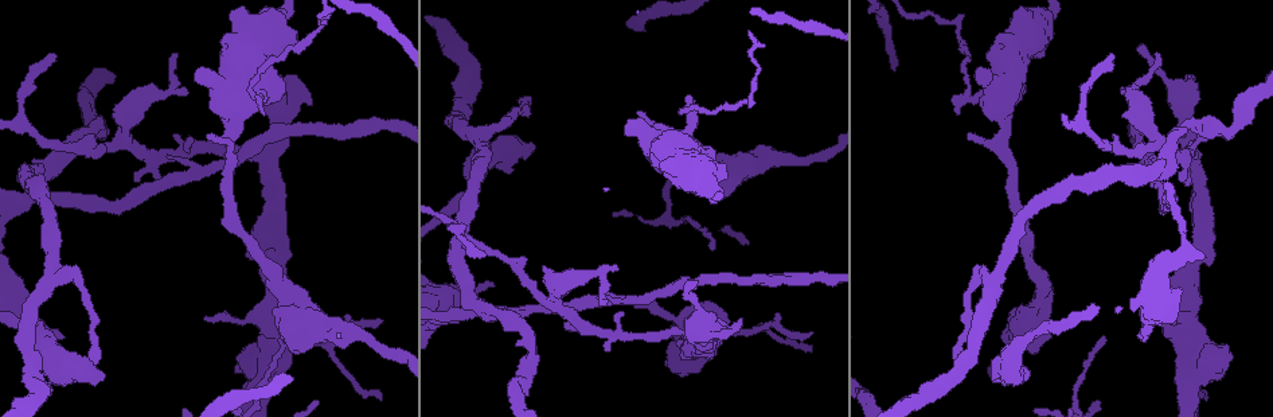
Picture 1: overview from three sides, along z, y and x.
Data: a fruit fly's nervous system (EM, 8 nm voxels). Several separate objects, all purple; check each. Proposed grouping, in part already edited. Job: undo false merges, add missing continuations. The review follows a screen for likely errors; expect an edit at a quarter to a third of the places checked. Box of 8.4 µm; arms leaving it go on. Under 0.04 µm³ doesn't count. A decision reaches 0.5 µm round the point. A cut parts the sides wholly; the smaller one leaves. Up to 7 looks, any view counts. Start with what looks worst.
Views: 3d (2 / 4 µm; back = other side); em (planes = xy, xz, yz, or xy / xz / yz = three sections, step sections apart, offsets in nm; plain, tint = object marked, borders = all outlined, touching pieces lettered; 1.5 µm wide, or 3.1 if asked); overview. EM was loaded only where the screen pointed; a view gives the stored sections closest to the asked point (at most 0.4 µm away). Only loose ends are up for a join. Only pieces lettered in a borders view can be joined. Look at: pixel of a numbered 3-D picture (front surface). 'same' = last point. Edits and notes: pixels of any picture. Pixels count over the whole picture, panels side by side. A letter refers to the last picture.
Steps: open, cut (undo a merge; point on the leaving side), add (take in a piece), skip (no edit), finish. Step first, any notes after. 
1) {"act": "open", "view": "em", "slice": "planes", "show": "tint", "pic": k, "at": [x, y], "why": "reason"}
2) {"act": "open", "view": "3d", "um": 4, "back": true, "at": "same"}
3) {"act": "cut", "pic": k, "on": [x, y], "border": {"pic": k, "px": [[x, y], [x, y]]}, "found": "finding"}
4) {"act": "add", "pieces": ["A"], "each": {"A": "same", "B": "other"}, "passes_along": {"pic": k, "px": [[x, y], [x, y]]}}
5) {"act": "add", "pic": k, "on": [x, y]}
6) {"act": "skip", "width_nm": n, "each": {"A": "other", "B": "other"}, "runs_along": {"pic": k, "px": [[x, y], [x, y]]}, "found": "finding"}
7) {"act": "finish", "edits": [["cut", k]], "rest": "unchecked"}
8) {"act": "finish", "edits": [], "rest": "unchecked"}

{"act": "open", "view": "em", "slice": "xz", "step": 8, "show": "borders", "pic": 1, "at": [302, 352], "why": "thick end"}

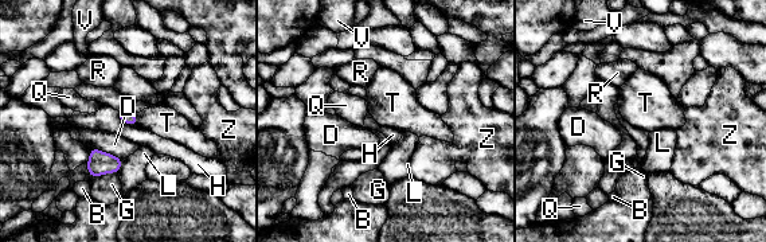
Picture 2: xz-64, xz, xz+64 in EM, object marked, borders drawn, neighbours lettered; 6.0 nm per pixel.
{"act": "open", "view": "em", "slice": "yz", "step": 8, "show": "borders", "at": "same"}

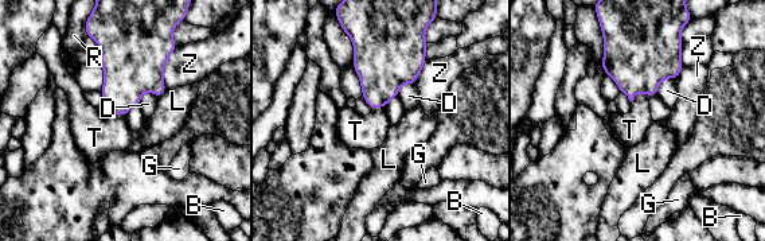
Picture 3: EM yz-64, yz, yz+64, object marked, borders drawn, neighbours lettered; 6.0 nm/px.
{"act": "skip", "each": {"B": "other", "D": "other", "G": "other", "L": "other", "R": "other", "T": "other", "Z": "other"}, "border": {"pic": 3, "px": [[650, 97], [639, 92], [631, 101]]}, "found": "none of them fits"}

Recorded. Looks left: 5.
{"act": "open", "view": "3d", "um": 4, "pic": 1, "at": [46, 283], "why": "arms part here"}

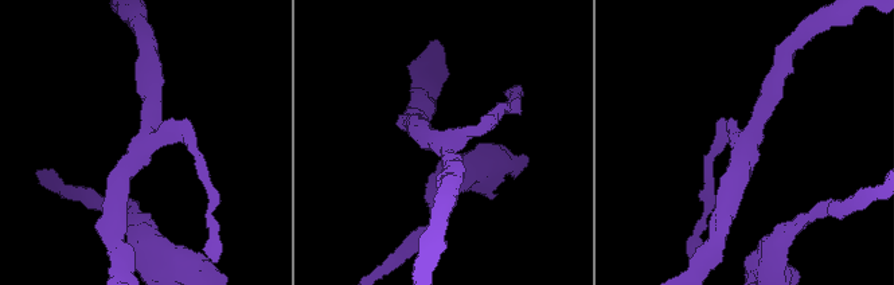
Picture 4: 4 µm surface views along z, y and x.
{"act": "open", "view": "em", "slice": "planes", "show": "borders", "pic": 4, "at": [148, 144], "why": "need the tissue"}

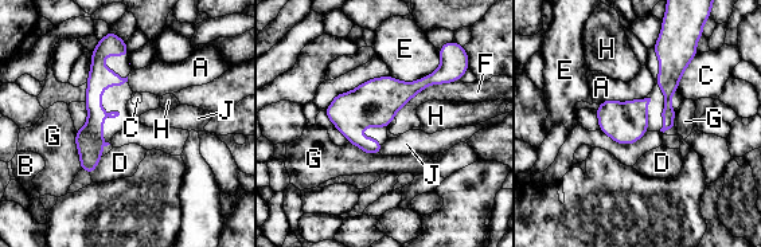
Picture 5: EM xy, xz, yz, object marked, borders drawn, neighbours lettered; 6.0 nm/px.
{"act": "skip", "each": {"A": "other", "B": "other", "C": "other", "D": "other", "E": "other", "F": "other", "G": "other", "H": "other", "J": "other"}, "border": {"pic": 5, "px": [[640, 98], [604, 100], [598, 105]]}, "found": "all the same cell"}

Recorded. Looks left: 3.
{"act": "open", "view": "em", "slice": "yz", "step": 4, "show": "tint", "pic": 1, "at": [525, 374], "why": "sharp bend"}

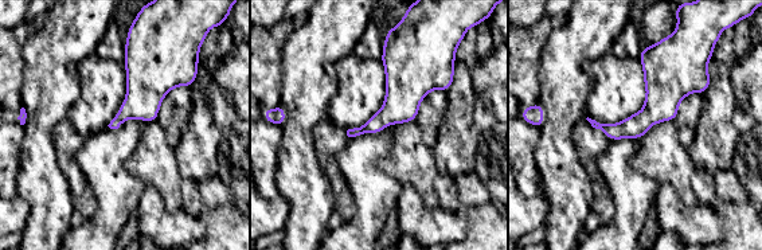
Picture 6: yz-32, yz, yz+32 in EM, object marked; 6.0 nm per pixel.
{"act": "open", "view": "em", "slice": "planes", "show": "borders", "at": "same", "why": "another direction"}

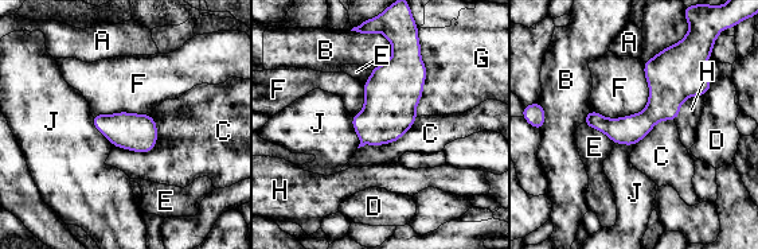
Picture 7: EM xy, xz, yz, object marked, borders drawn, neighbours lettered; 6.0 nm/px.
{"act": "skip", "width_nm": 180, "each": {"A": "other", "B": "other", "C": "other", "D": "other", "E": "other", "F": "other", "G": "other", "H": "other", "J": "other"}, "border": {"pic": 7, "px": [[156, 121], [152, 150], [113, 147]]}, "found": "one cell here"}

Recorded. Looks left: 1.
{"act": "finish", "edits": [], "rest": "unchecked"}

